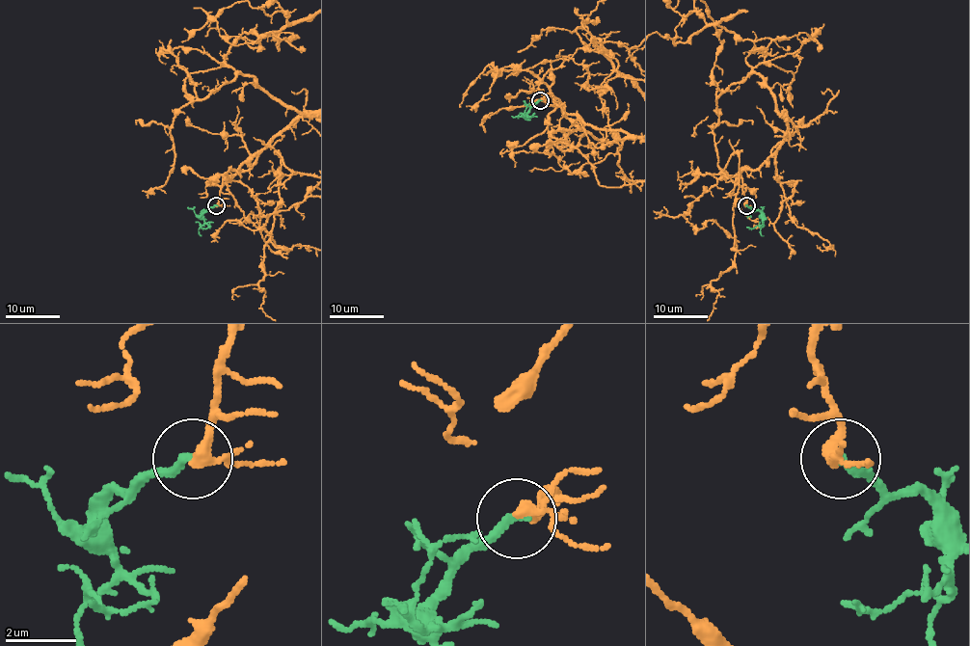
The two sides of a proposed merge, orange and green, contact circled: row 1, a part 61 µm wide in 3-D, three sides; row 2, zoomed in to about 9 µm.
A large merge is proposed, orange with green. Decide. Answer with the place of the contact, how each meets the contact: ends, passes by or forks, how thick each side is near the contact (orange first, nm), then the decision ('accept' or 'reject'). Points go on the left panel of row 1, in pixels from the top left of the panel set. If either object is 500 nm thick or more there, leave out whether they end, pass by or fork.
(216, 205) | orange forks | green ends | 200/240 nm | accept

